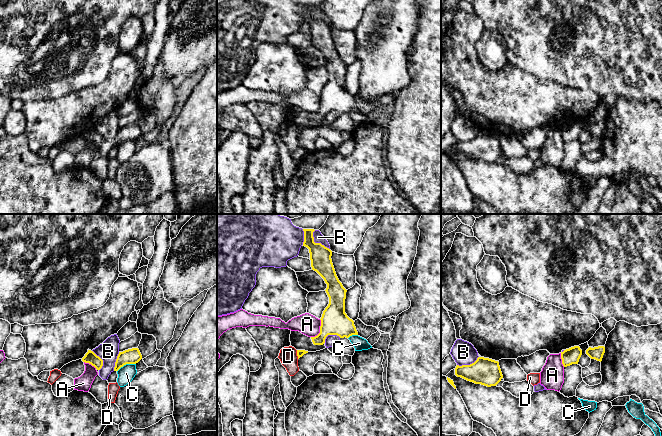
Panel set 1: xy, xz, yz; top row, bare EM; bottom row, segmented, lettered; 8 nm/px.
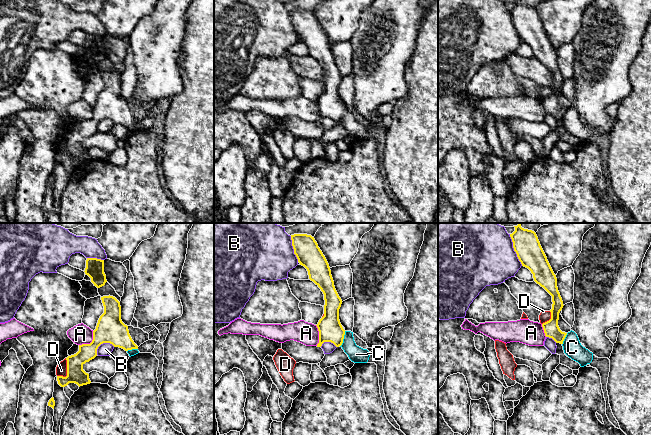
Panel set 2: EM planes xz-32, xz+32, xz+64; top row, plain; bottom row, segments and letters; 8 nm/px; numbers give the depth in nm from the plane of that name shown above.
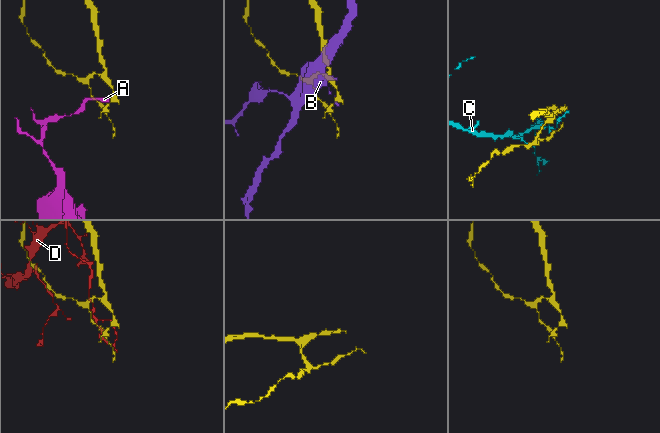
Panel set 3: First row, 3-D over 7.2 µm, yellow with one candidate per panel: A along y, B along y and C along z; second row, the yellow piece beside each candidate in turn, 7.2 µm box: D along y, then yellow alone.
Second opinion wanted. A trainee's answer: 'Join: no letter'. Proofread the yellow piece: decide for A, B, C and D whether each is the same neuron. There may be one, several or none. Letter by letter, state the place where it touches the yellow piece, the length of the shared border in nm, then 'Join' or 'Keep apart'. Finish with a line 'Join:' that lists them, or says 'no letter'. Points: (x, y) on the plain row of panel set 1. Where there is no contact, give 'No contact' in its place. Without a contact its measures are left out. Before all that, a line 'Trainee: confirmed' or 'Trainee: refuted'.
Trainee: confirmed
A: Touches yellow at xz (320, 106). Shared border 170 nm. Keep apart
B: Touches yellow at xz (316, 19). Shared border 200 nm. Keep apart
C: Touches yellow at xy (126, 139). Shared border 170 nm. Keep apart
D: Touches yellow at xz (297, 130). Shared border 70 nm. Keep apart
Join: no letter

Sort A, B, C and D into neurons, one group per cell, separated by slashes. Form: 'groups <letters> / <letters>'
groups A / B / C / D

